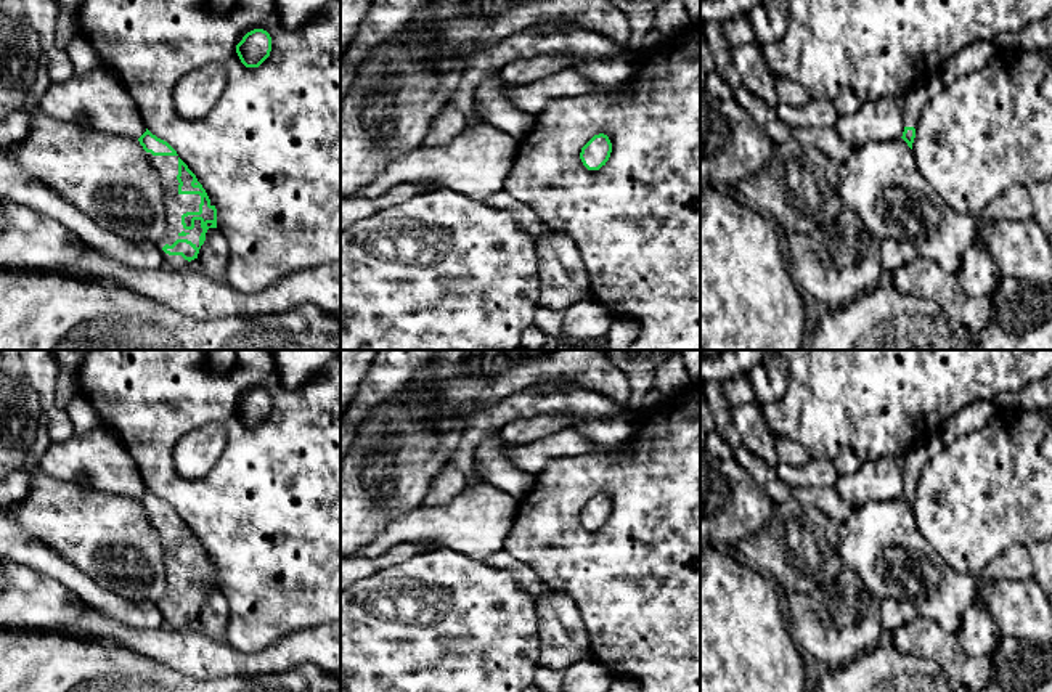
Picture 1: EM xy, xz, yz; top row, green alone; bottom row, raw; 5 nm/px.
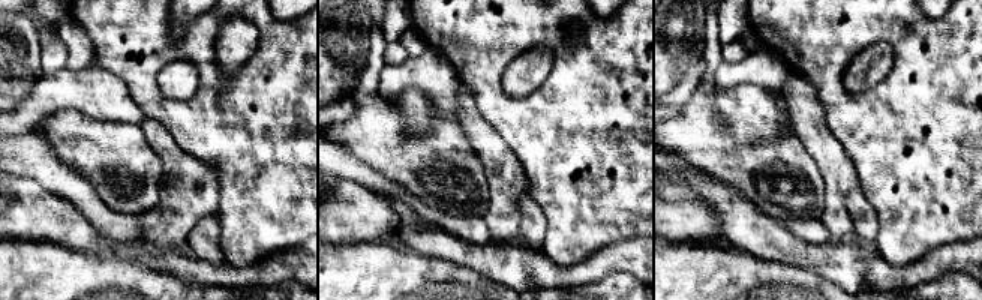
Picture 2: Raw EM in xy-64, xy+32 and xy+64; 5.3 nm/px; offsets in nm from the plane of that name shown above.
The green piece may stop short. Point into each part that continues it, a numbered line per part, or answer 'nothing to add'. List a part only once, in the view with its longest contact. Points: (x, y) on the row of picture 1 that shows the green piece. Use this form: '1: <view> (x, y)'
1: xy (175, 204)

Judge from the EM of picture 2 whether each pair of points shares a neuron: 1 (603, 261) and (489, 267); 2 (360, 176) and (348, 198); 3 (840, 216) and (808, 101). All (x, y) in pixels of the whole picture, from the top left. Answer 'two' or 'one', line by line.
1: one
2: two
3: one

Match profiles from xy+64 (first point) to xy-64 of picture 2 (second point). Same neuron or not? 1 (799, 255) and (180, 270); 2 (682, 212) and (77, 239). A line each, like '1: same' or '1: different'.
1: same
2: same

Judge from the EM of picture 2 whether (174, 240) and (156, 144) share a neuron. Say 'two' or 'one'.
one

